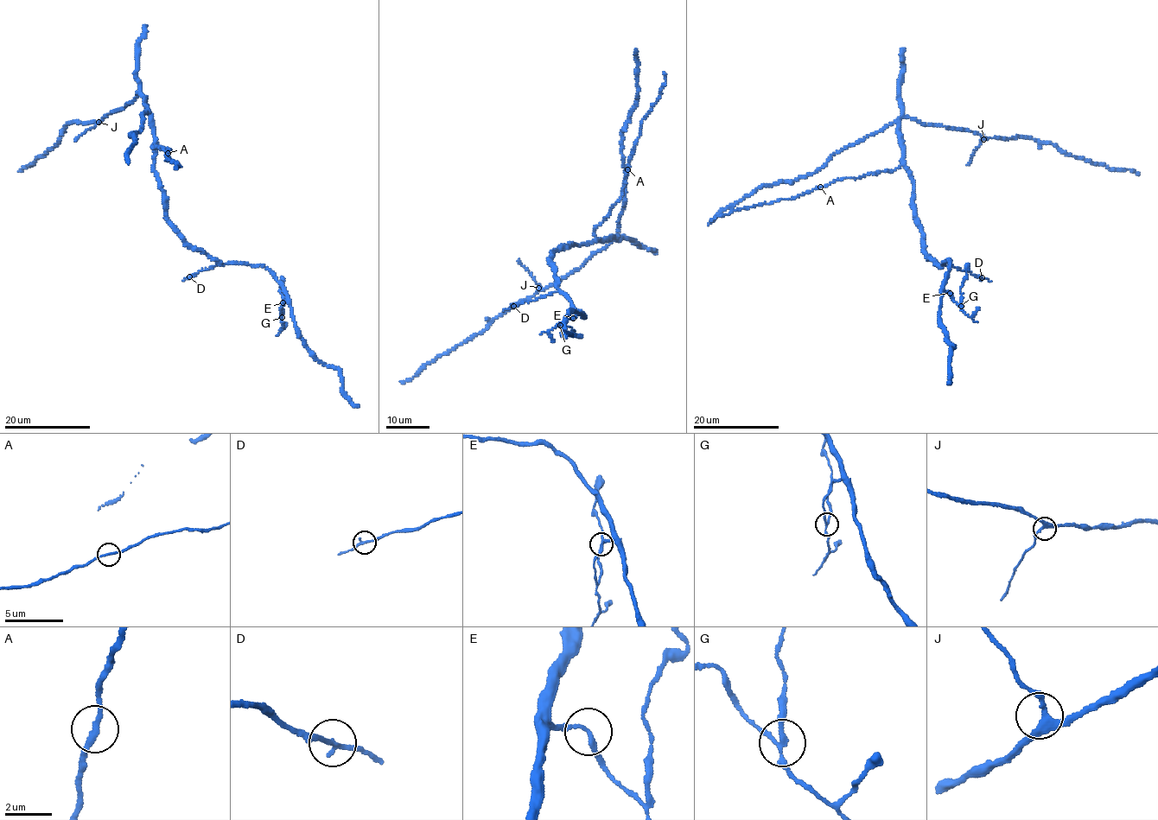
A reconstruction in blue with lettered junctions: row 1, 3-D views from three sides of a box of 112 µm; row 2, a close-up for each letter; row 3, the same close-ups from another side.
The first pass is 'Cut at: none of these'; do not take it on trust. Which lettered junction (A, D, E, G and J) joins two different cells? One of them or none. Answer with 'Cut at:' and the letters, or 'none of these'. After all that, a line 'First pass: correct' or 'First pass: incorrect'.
Cut at: G
First pass: incorrect

